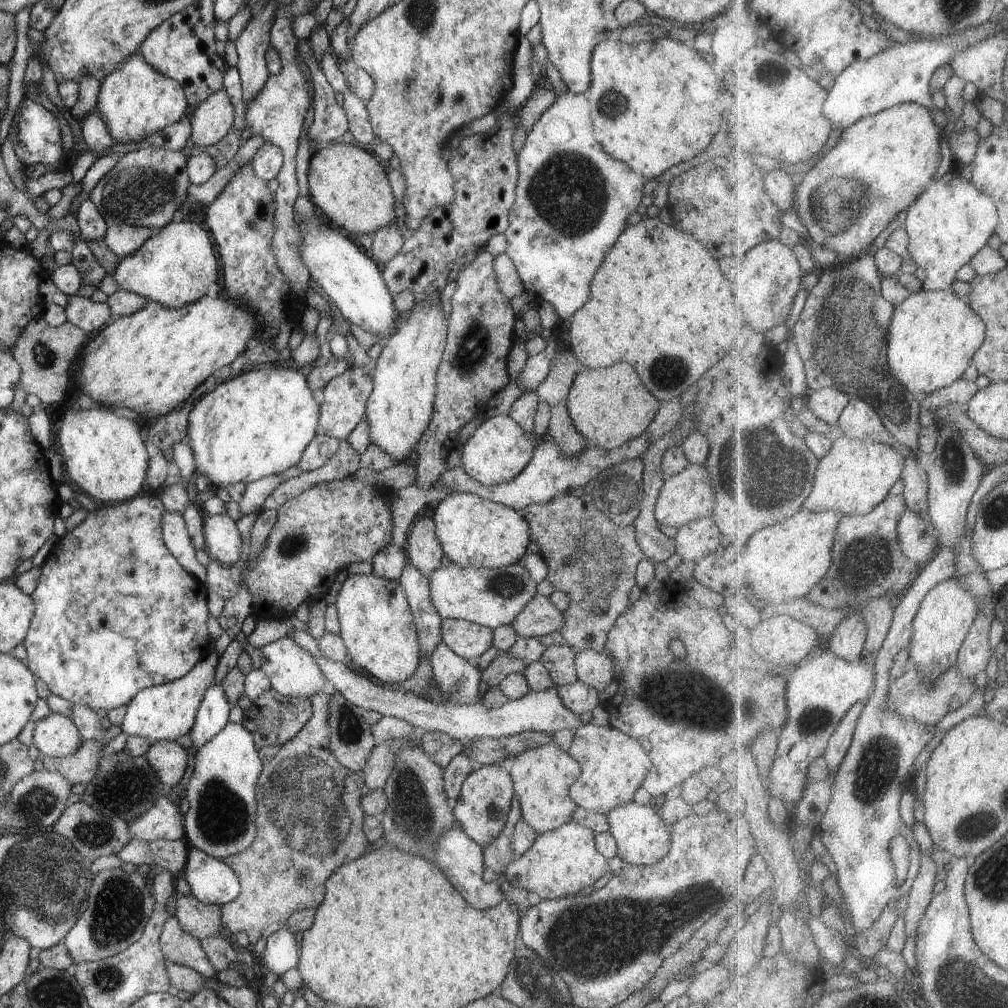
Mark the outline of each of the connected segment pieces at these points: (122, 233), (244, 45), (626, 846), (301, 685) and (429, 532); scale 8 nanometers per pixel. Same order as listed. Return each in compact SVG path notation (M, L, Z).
M132 225L107 227L104 242L120 258L134 254L156 230Z
M270 3L250 20L242 34L233 43L237 50L236 68L241 78L241 89L245 104L261 93L270 73L265 54L271 45L270 31L276 20L280 5Z
M634 800L628 804L612 809L607 815L609 833L617 842L617 855L634 866L647 867L664 858L670 850L670 827L662 821L658 809L650 804L641 806Z
M288 637L278 639L261 648L261 669L270 679L271 688L278 694L289 697L310 698L322 690L327 680L317 658Z
M428 516L418 518L413 524L406 539L407 562L414 565L426 578L430 578L444 558L435 533L435 524Z

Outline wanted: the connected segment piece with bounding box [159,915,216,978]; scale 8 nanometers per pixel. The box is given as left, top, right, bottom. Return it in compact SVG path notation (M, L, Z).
M174 915L165 922L159 942L167 962L190 967L205 978L216 978L214 967L201 948L201 941L188 934Z

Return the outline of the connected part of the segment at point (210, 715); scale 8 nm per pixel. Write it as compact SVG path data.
M215 680L205 692L196 713L193 729L189 732L190 742L196 753L228 724L231 708L221 684Z

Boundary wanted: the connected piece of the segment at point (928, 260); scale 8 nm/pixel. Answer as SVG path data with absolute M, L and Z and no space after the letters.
M952 169L930 186L911 206L907 216L907 229L911 236L910 256L918 266L926 270L928 277L924 282L924 288L929 291L950 288L956 282L956 274L988 245L990 238L997 233L1001 221L1001 212L994 197L981 191L974 180L966 180Z

